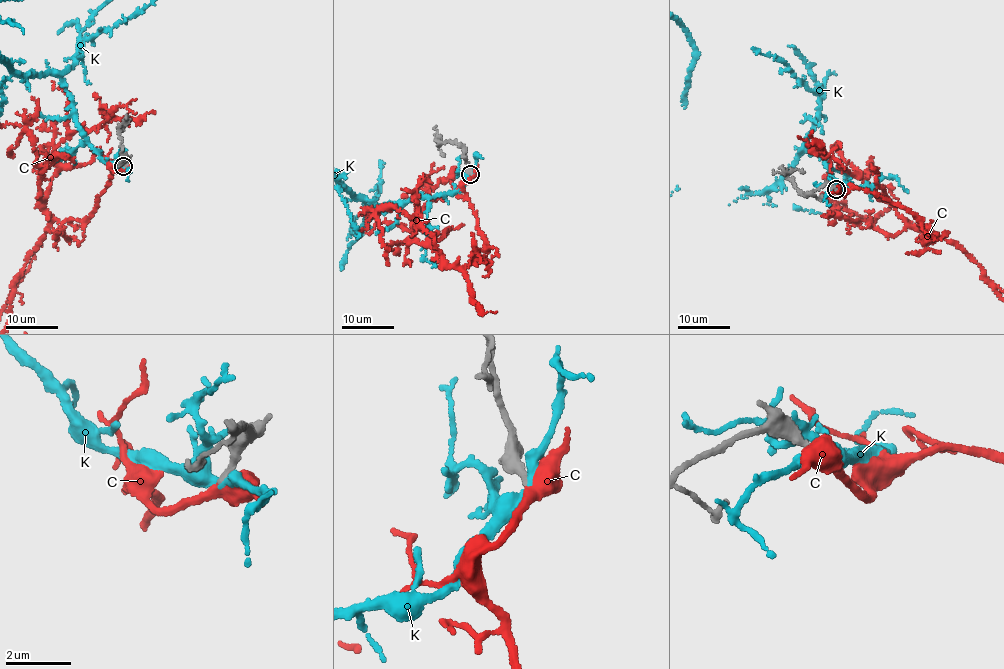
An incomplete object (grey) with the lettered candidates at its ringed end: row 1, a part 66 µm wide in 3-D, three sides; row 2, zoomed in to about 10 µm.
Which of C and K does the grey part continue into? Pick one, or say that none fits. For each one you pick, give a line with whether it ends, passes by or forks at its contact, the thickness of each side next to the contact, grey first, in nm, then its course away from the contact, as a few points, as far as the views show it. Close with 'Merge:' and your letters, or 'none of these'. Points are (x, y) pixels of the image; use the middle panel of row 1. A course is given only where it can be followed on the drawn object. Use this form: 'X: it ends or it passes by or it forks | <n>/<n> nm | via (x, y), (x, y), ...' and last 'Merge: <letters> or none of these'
C: it passes by | 200/440 nm
Merge: C

